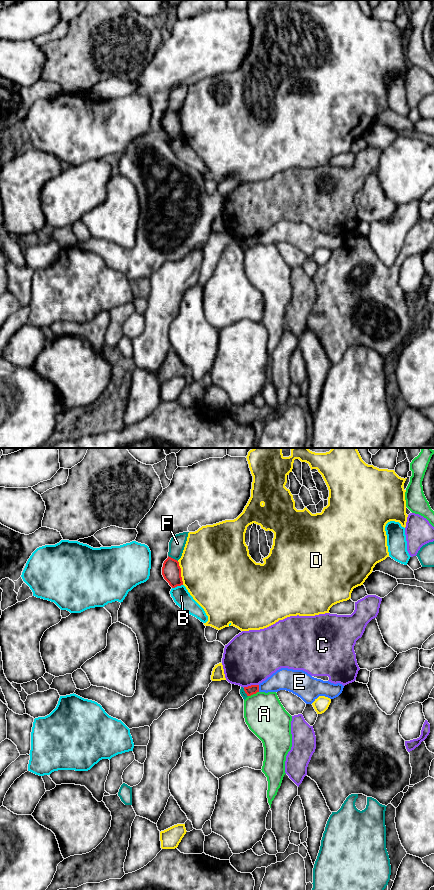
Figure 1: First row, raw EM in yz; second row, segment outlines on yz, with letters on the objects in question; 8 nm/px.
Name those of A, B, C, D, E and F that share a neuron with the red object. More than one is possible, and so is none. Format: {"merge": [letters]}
{"merge": []}

